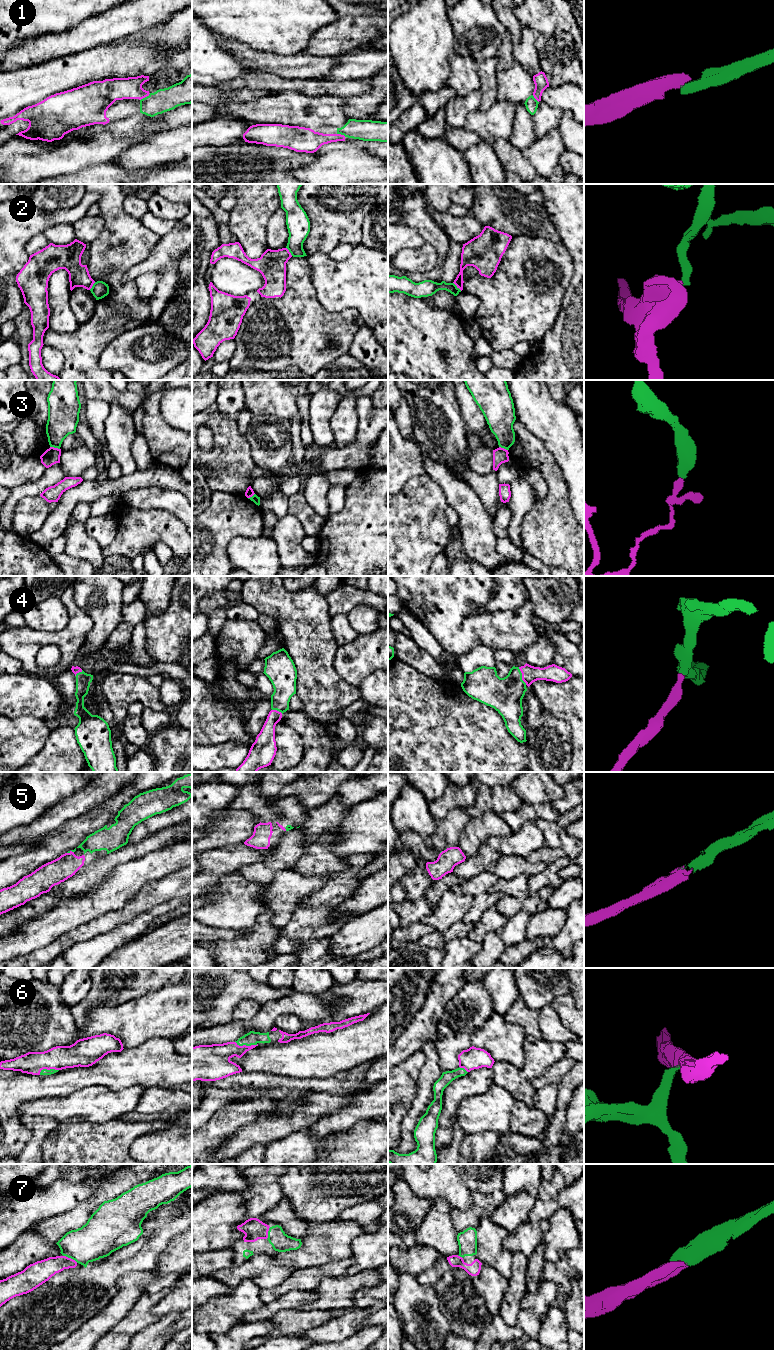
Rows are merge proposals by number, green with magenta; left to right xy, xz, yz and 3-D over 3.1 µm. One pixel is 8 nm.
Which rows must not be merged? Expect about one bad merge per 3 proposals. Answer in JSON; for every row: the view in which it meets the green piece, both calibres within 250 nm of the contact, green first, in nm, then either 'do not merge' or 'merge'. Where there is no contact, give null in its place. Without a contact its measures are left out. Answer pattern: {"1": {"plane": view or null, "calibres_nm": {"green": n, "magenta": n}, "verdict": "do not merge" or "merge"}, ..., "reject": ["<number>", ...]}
{"1": {"plane": "xy", "calibres_nm": {"green": 190, "magenta": 180}, "verdict": "merge"}, "2": {"plane": "yz", "calibres_nm": {"green": 130, "magenta": 130}, "verdict": "do not merge"}, "3": {"plane": "xy", "calibres_nm": {"green": 260, "magenta": 140}, "verdict": "do not merge"}, "4": {"plane": "yz", "calibres_nm": {"green": 280, "magenta": 140}, "verdict": "merge"}, "5": {"plane": "xy", "calibres_nm": {"green": 20, "magenta": 190}, "verdict": "merge"}, "6": {"plane": "xz", "calibres_nm": {"green": 110, "magenta": 200}, "verdict": "merge"}, "7": {"plane": "xy", "calibres_nm": {"green": 300, "magenta": 170}, "verdict": "merge"}, "reject": ["2", "3"]}

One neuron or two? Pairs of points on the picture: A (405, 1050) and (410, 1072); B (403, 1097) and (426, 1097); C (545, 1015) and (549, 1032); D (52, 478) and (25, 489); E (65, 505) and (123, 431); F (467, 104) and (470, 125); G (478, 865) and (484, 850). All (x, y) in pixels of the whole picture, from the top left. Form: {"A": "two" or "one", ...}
{"A": "two", "B": "two", "C": "one", "D": "one", "E": "two", "F": "two", "G": "one"}

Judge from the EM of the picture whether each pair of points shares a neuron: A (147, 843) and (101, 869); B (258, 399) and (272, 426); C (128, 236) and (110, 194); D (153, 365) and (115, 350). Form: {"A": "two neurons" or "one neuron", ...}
{"A": "one neuron", "B": "two neurons", "C": "one neuron", "D": "one neuron"}

